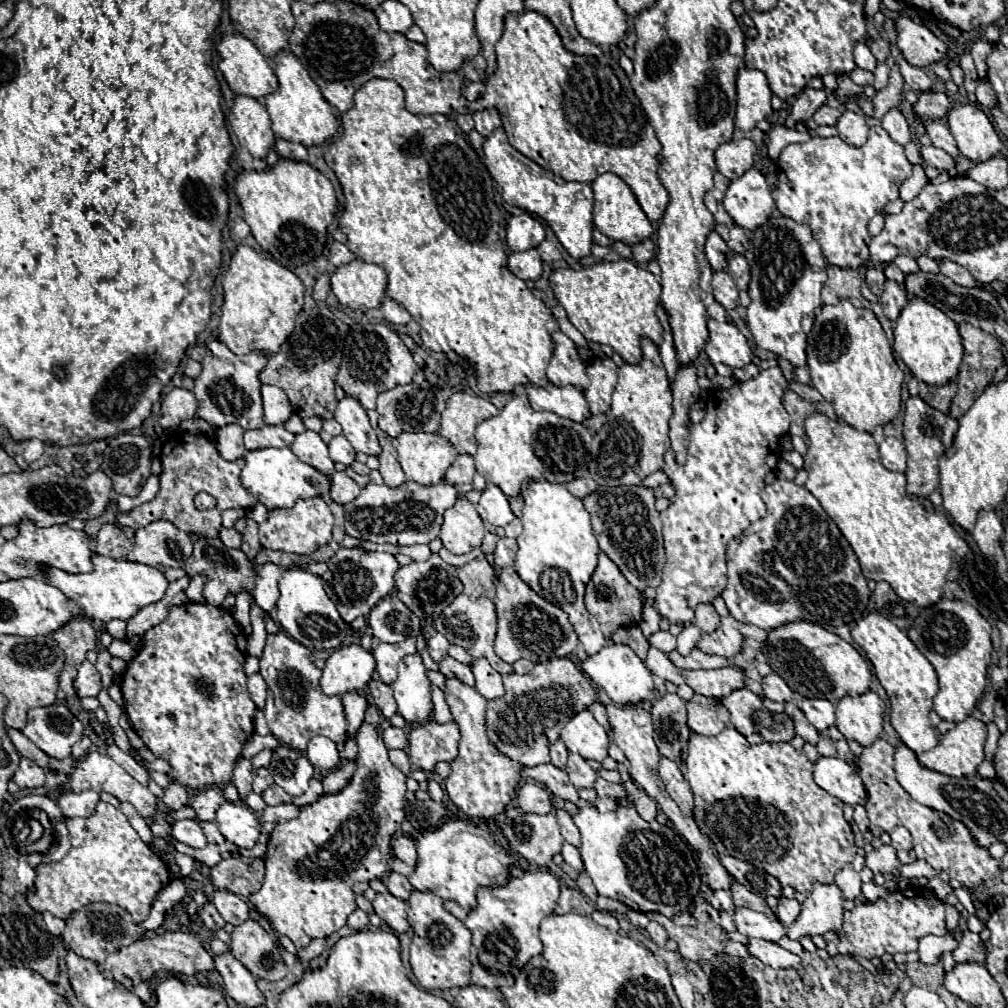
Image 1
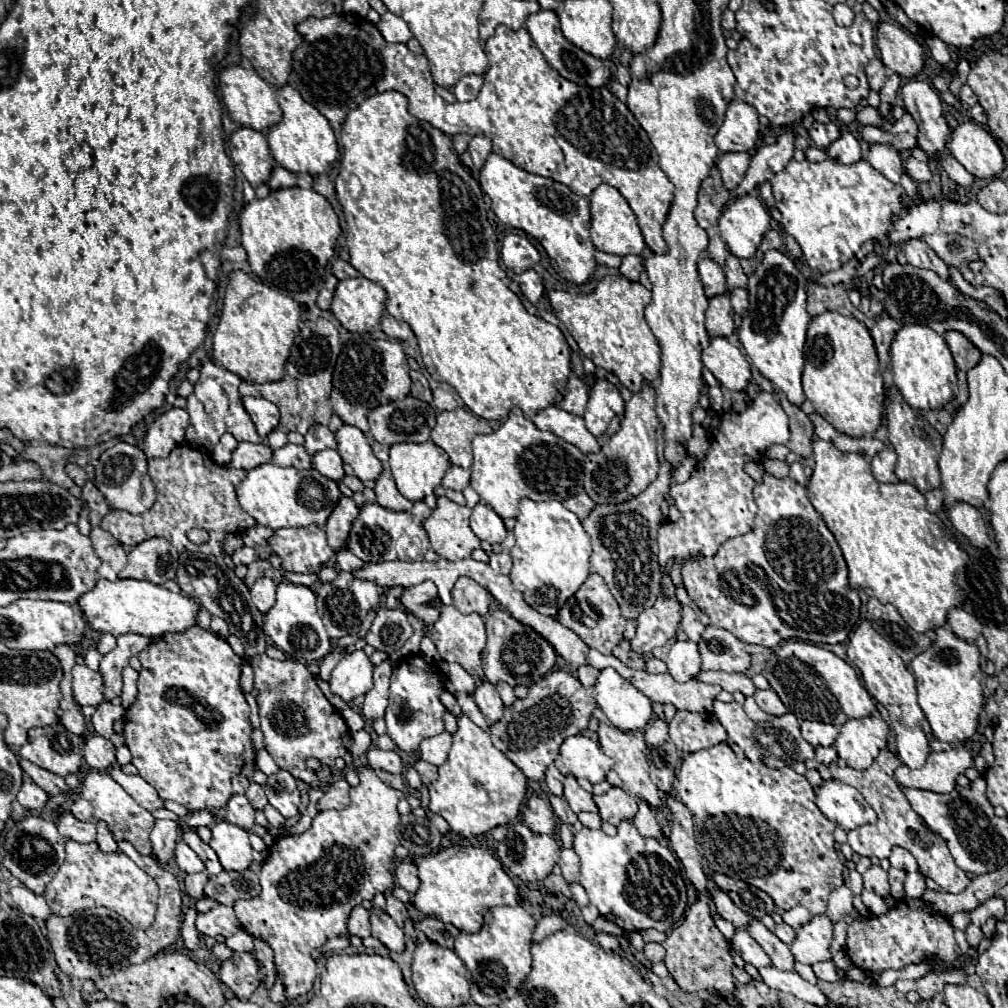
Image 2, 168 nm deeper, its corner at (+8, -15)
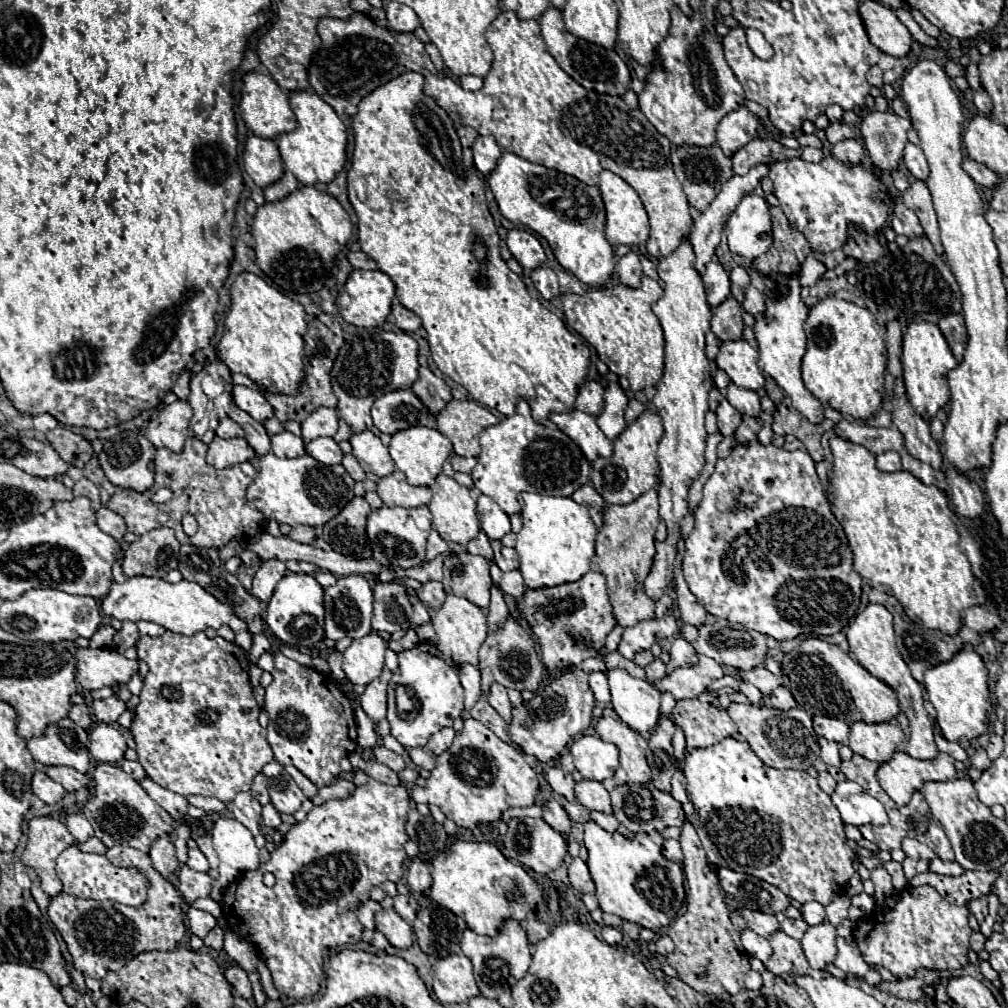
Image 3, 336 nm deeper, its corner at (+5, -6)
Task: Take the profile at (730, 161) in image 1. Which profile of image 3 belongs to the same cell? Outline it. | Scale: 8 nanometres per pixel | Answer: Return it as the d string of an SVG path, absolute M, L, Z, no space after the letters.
M754 138L732 156L732 168L734 174L748 174L748 170L758 164L770 164L770 162L780 162L798 156L800 156L798 150L786 148L774 138Z

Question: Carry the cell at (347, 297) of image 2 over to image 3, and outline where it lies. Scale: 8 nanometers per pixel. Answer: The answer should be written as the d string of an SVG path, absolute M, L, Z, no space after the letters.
M354 270L348 276L348 282L344 284L344 290L340 292L336 300L336 306L344 322L360 326L360 328L376 328L376 326L382 326L386 318L390 316L394 290L396 286L392 278L380 270Z

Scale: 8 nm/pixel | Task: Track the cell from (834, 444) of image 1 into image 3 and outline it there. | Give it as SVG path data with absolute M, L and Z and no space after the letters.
M832 438L830 448L834 454L828 480L832 514L848 536L856 572L870 580L876 590L894 596L913 622L924 628L942 630L944 634L958 634L962 628L960 612L986 602L986 592L972 570L982 570L983 554L960 518L948 506L946 494L936 486L922 484L906 470L892 474L878 470L876 458L864 446L846 442L842 438Z

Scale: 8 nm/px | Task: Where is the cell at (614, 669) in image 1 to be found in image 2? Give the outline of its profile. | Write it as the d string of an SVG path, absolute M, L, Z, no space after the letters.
M611 667L599 673L593 693L601 711L621 731L641 729L653 717L651 699Z

